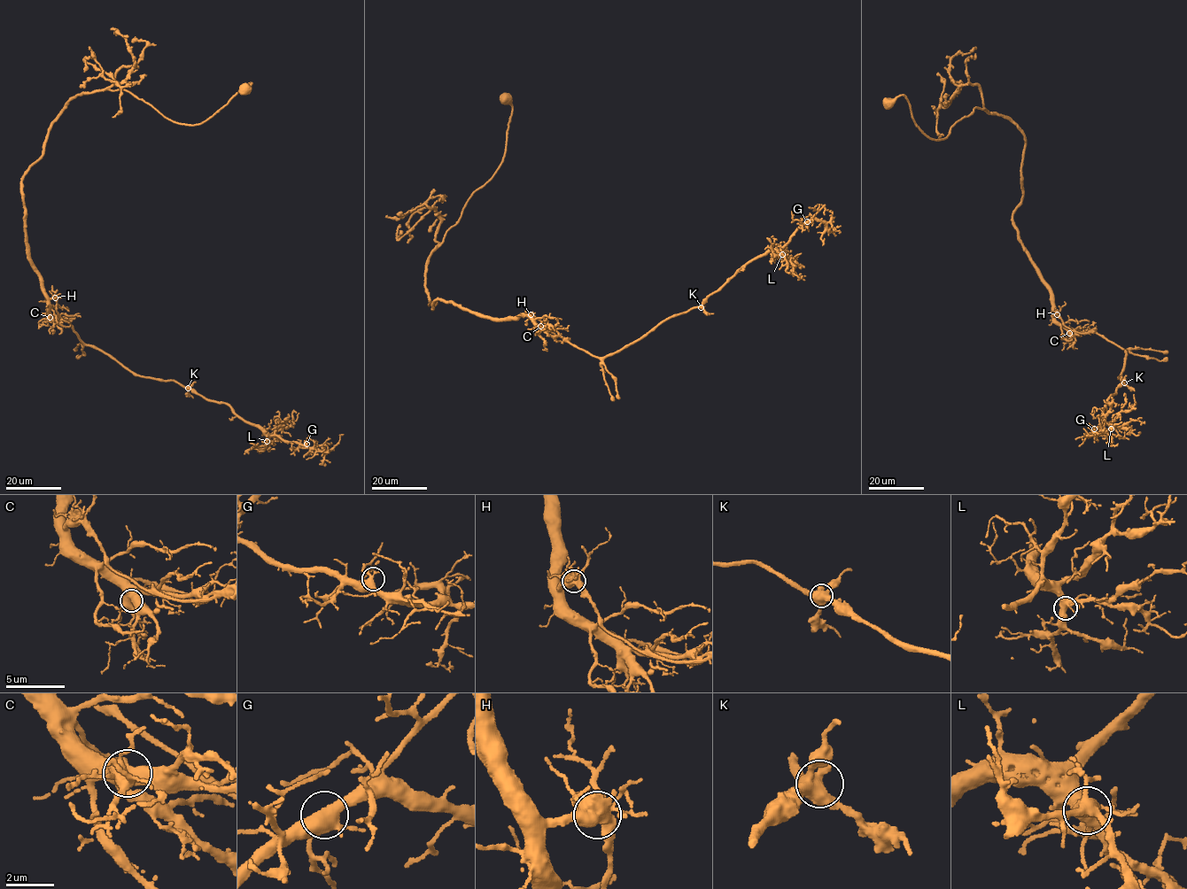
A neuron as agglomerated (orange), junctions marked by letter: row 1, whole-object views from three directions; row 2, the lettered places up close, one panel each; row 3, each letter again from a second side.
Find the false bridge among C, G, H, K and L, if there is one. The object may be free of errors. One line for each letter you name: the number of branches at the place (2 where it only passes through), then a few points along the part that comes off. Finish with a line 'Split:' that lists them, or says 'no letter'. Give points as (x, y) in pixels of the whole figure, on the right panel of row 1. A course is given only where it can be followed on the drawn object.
H: Branches: 8. Course of the part to remove: (1057, 314), (1073, 330), (1094, 331), (1127, 352), (1105, 421), (1094, 433), (1112, 428), (1121, 436)
Split: H

